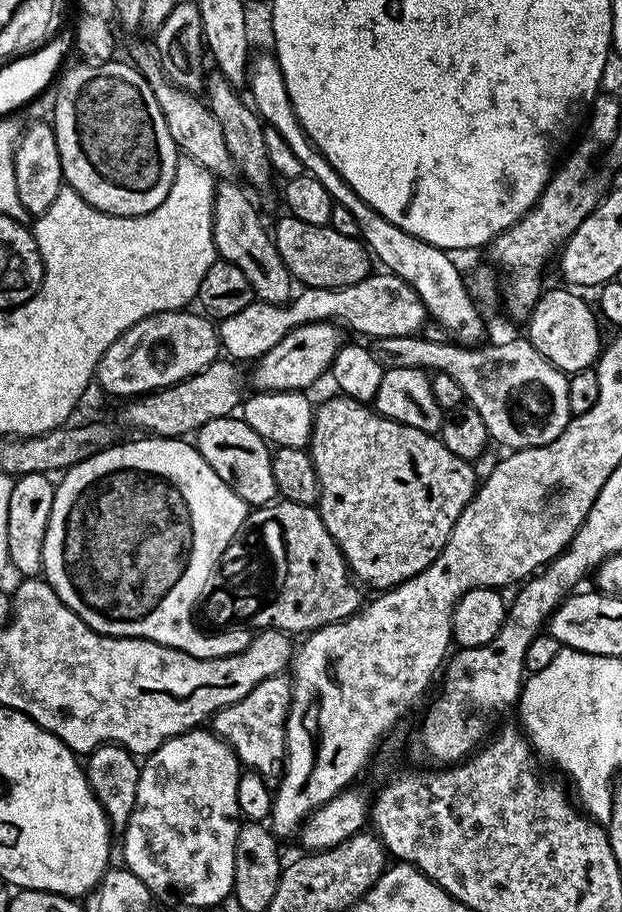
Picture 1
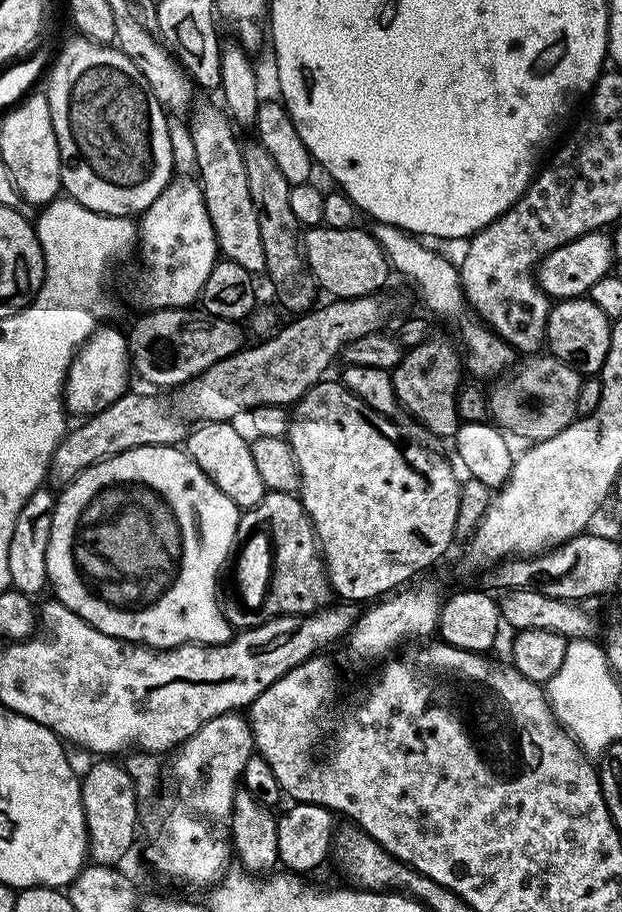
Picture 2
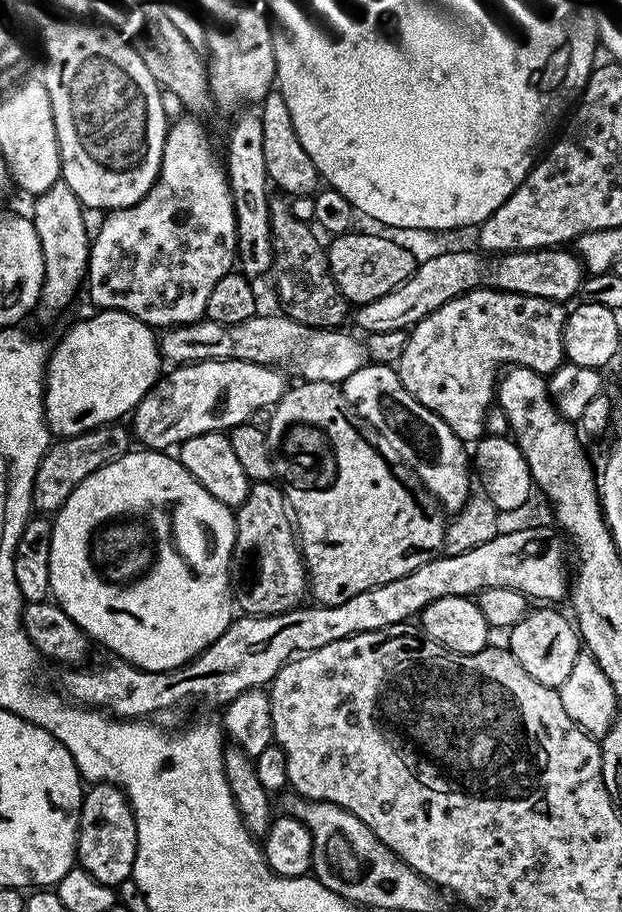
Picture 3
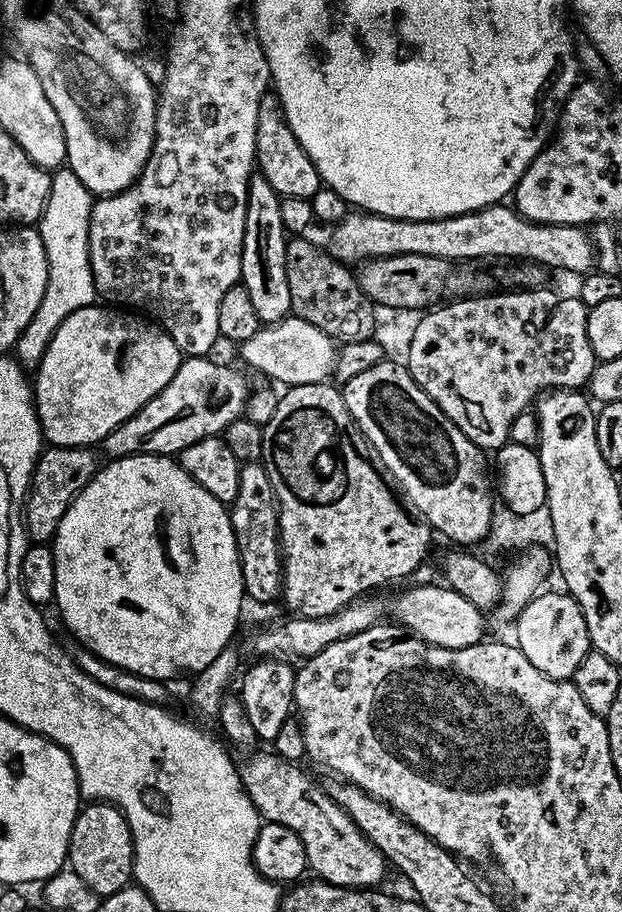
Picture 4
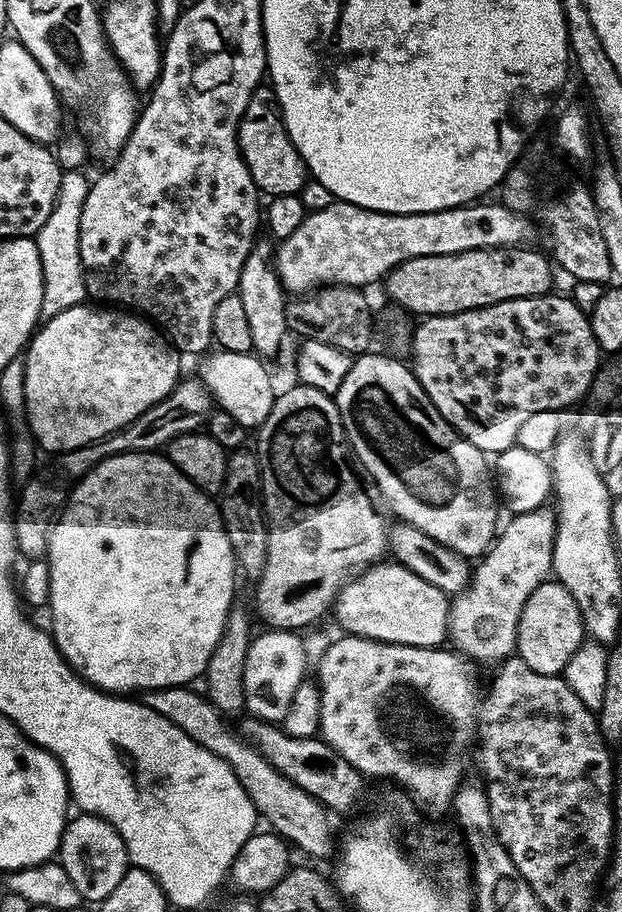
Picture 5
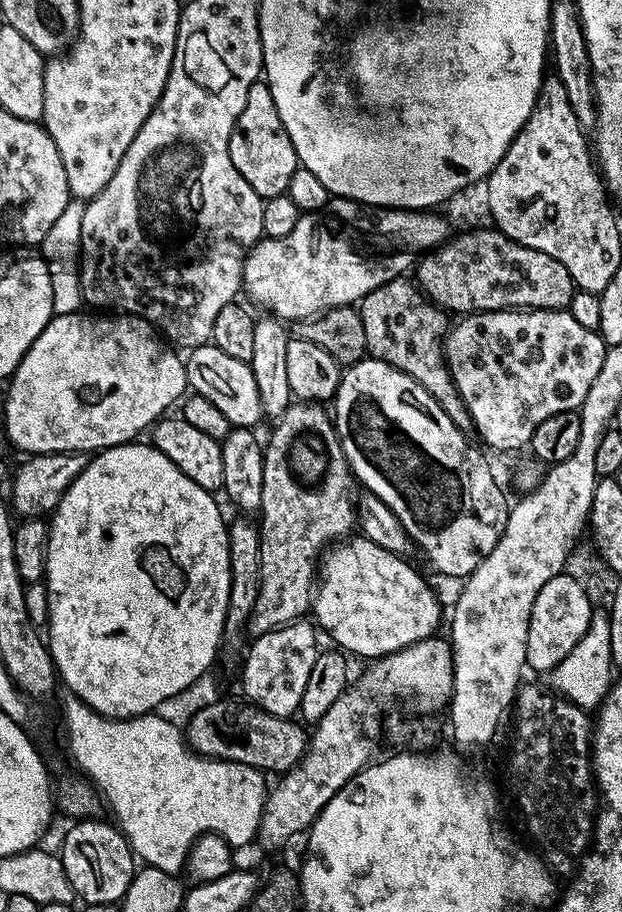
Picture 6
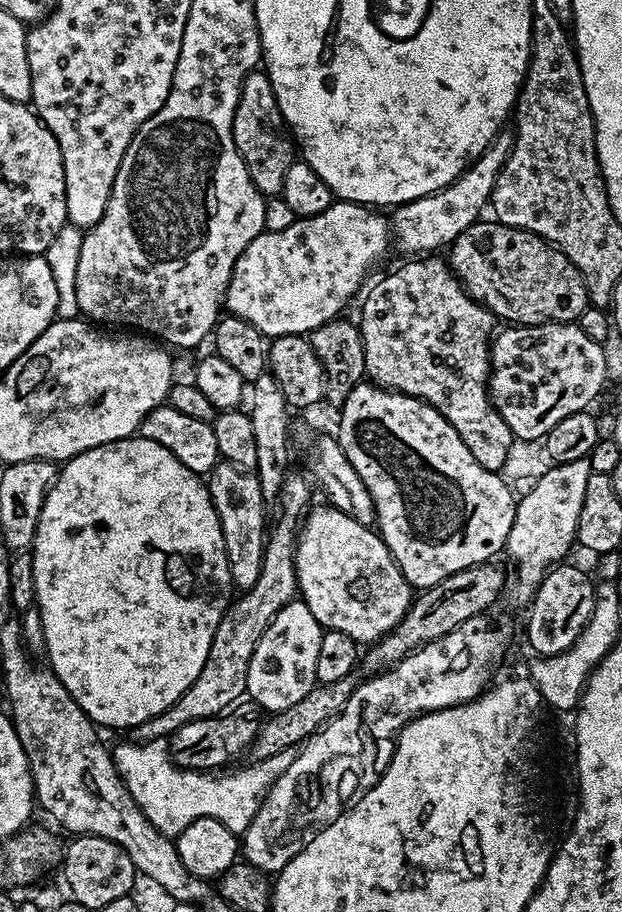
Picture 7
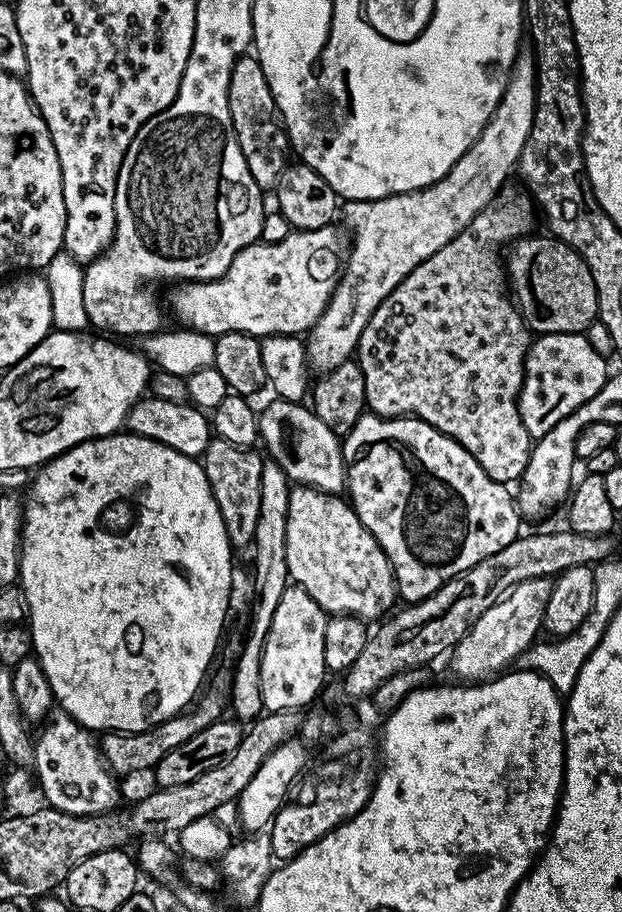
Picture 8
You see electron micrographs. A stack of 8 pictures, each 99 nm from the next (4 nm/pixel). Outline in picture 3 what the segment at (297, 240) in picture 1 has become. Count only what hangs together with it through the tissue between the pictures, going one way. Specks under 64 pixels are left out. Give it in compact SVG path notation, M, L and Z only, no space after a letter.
M349 230L331 237L332 245L327 245L328 269L338 286L338 290L347 298L349 305L359 306L390 294L406 278L414 274L418 257L408 248L403 248L396 240L388 236L375 236L372 232Z

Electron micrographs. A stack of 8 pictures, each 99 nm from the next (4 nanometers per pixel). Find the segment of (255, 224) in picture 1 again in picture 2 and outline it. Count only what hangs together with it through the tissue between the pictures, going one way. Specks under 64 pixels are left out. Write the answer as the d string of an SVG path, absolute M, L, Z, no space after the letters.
M197 103L190 112L190 135L196 155L194 168L195 171L200 171L198 183L204 191L206 210L210 214L210 224L214 226L221 257L230 262L238 262L238 266L242 266L242 270L247 272L263 273L266 266L266 250L262 250L258 214L254 210L254 198L250 198L250 186L246 182L242 144L241 141L236 141L237 129L219 103L199 104Z

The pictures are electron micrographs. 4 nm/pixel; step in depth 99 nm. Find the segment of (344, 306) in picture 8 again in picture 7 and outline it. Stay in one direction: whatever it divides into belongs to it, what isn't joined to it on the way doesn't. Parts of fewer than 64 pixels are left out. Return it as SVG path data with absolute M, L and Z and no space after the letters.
M501 130L492 139L492 145L477 160L472 161L453 184L448 184L429 196L399 205L390 216L390 232L394 244L408 254L432 254L435 248L447 249L453 240L481 219L483 208L489 207L498 174L512 148L511 131Z

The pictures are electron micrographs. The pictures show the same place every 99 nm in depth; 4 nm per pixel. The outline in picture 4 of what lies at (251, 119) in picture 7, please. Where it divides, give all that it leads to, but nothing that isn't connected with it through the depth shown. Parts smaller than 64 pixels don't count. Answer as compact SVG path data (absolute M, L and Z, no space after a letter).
M272 90L265 92L258 106L254 164L259 175L264 176L266 182L270 182L272 189L281 198L289 196L306 200L322 186L314 162L310 162L310 158L302 150L298 138L294 138L294 130L290 130L290 122L286 118L284 108L280 105L280 97Z

